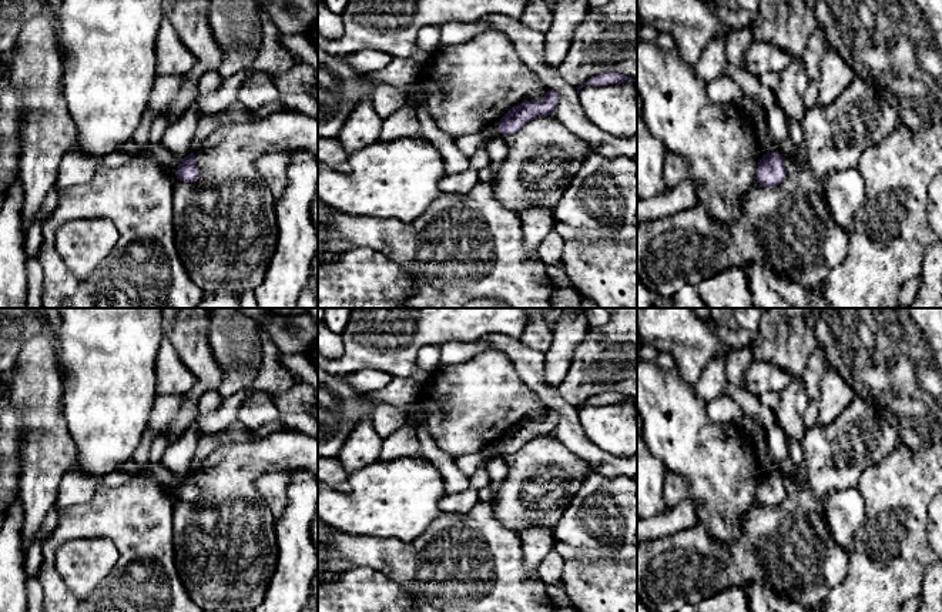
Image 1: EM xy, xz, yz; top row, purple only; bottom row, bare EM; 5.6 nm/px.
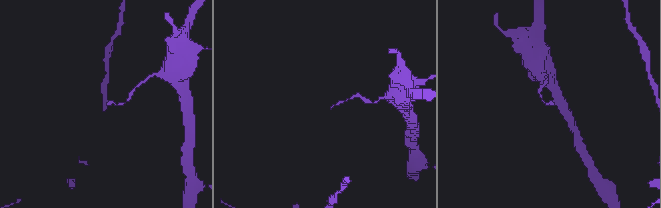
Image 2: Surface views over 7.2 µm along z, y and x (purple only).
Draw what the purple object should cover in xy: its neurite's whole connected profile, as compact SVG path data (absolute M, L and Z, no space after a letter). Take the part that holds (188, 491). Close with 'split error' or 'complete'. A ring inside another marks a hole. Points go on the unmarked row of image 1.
M191 472L180 482L175 494L177 494L177 499L185 501L185 502L195 502L200 498L200 486L195 482L194 472Z | complete

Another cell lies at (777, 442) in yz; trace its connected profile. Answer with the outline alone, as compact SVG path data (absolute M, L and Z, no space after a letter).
M775 424L767 432L767 444L768 444L770 455L777 465L777 471L784 478L797 479L795 465L788 454L787 437L778 424Z

